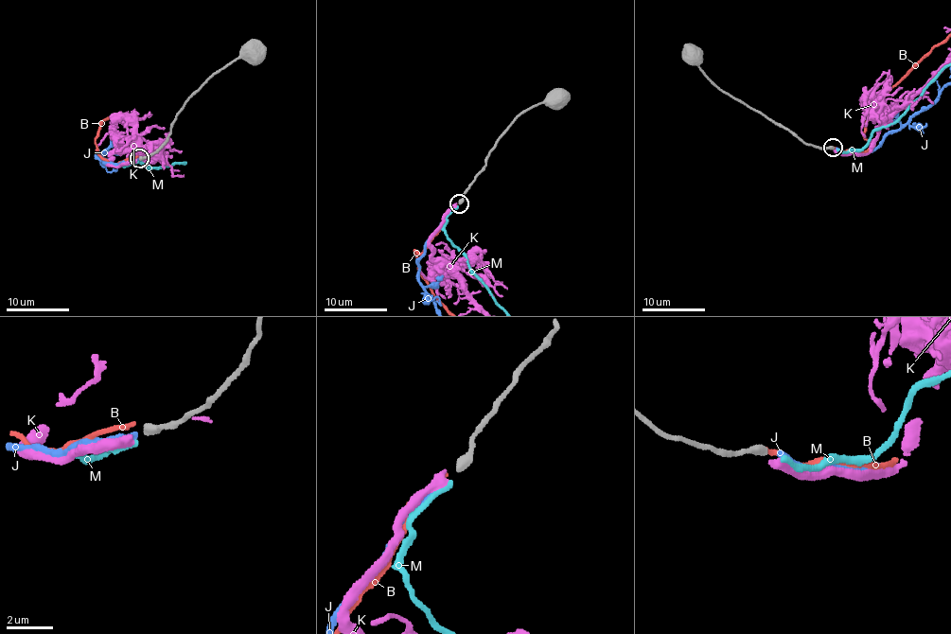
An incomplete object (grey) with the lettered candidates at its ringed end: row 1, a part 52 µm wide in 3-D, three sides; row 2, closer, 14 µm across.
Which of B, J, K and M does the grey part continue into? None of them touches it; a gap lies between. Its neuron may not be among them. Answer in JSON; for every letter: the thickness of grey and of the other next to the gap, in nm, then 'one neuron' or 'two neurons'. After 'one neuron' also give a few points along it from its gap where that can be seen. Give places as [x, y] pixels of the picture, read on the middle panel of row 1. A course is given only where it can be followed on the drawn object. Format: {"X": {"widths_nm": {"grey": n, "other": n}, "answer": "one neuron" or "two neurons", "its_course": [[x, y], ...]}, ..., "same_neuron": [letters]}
{"B": {"widths_nm": {"grey": 360, "other": 200}, "answer": "two neurons"}, "J": {"widths_nm": {"grey": 360, "other": 280}, "answer": "one neuron"}, "K": {"widths_nm": {"grey": 360, "other": 400}, "answer": "two neurons"}, "M": {"widths_nm": {"grey": 360, "other": 200}, "answer": "two neurons"}, "same_neuron": ["J"]}

